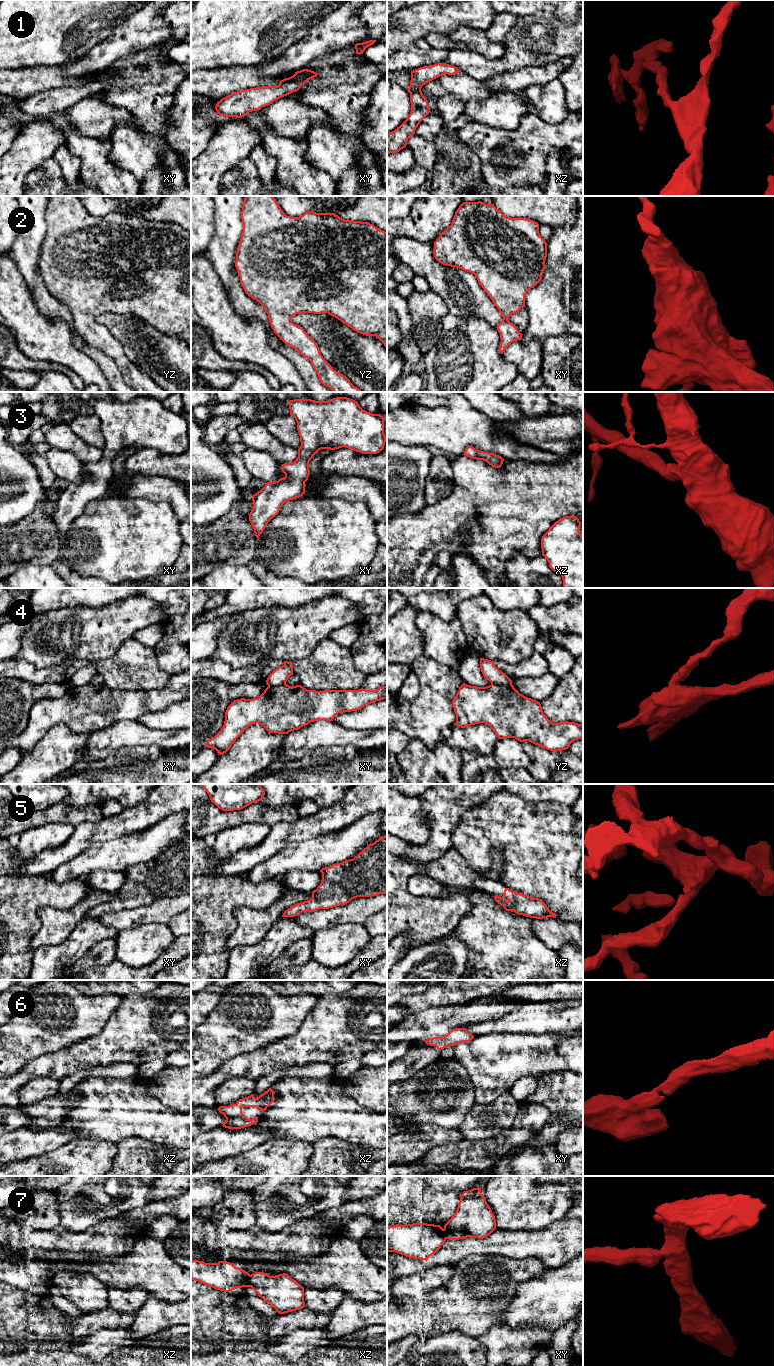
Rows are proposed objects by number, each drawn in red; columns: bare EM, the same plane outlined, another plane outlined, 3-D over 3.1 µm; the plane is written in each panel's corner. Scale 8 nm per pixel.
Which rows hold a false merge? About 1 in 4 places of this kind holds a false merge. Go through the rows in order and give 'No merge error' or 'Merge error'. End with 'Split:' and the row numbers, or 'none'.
1: No merge error
2: No merge error
3: No merge error
4: Merge error
5: No merge error
6: No merge error
7: Merge error
Split: 4, 7

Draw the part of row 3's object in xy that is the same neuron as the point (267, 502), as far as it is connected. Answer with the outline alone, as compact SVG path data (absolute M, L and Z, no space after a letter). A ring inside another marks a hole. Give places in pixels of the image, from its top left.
M336 397L321 402L311 399L294 399L289 401L289 409L290 415L297 422L301 446L294 462L281 465L285 477L265 483L265 486L252 496L253 509L249 514L249 521L257 539L285 502L305 494L305 482L310 475L309 462L319 450L346 447L362 454L377 454L383 450L387 439L384 434L384 418L380 414L363 410L357 401L347 397Z

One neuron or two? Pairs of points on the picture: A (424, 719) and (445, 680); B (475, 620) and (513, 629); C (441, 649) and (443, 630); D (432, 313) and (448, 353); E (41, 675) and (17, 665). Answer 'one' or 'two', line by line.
A: one
B: one
C: one
D: two
E: one

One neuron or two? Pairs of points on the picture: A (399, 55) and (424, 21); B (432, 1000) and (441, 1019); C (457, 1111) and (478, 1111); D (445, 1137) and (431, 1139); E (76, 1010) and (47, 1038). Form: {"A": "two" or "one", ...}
{"A": "two", "B": "two", "C": "two", "D": "one", "E": "one"}

